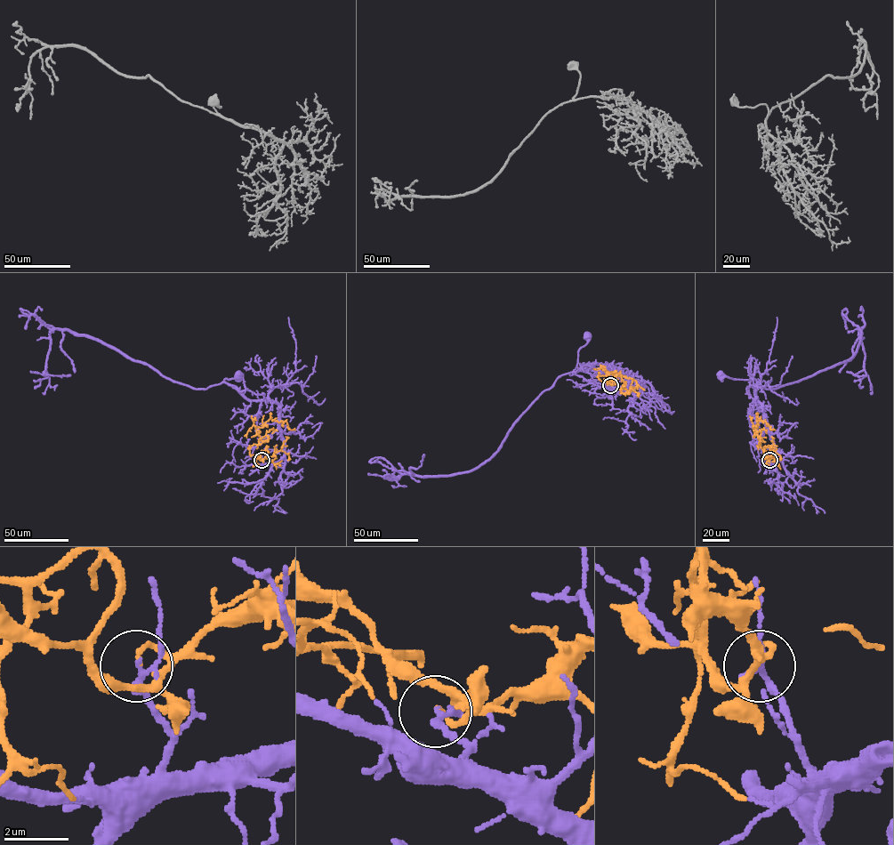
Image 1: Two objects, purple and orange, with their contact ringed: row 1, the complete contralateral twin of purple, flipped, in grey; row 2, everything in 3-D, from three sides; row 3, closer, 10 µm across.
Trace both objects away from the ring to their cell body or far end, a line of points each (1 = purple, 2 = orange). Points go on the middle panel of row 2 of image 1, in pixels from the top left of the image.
1: (610, 384), (618, 390), (633, 393), (629, 379), (617, 372), (574, 372), (578, 350), (585, 344), (587, 336)
2: (611, 384), (597, 376), (609, 373), (605, 372), (617, 373), (636, 381), (644, 390)

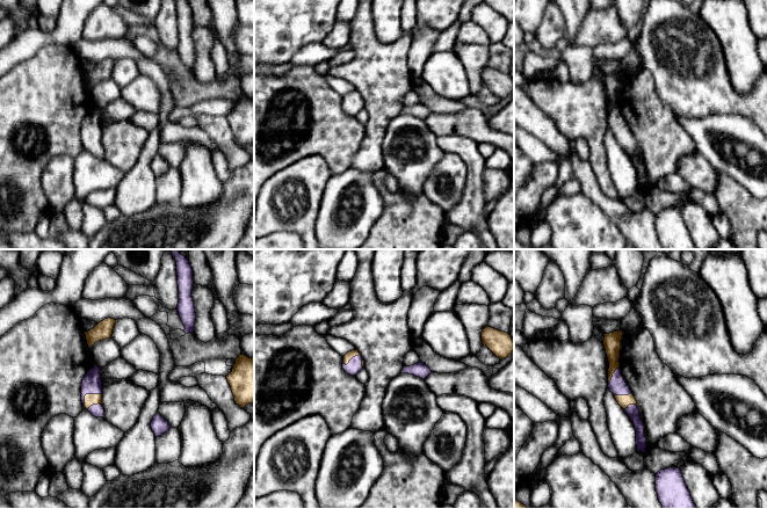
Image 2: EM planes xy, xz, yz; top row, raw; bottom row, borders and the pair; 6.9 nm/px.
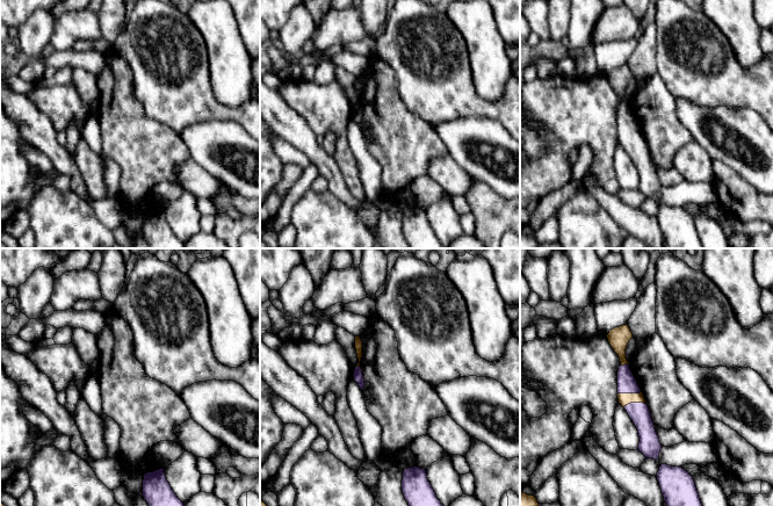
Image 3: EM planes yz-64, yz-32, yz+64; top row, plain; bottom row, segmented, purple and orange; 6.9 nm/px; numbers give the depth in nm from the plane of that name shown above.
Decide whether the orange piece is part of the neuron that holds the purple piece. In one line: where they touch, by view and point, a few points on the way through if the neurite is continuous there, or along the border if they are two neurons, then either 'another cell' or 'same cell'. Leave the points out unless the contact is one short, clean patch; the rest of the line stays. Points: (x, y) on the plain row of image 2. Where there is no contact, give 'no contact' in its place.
xy (88, 133) | another cell

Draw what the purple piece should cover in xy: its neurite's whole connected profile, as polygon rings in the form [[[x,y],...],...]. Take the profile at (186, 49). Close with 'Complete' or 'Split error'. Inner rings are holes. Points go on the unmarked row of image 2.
[[[175,0],[175,2],[179,26],[178,52],[186,68],[184,73],[194,73],[196,53],[191,38],[193,9],[188,0]]]. Complete

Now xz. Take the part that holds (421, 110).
[[[419,102],[414,106],[411,107],[404,107],[401,110],[401,114],[408,114],[408,115],[414,115],[417,117],[420,117],[422,119],[426,119],[428,115],[432,114],[430,109],[424,104],[422,102]]]. Complete

